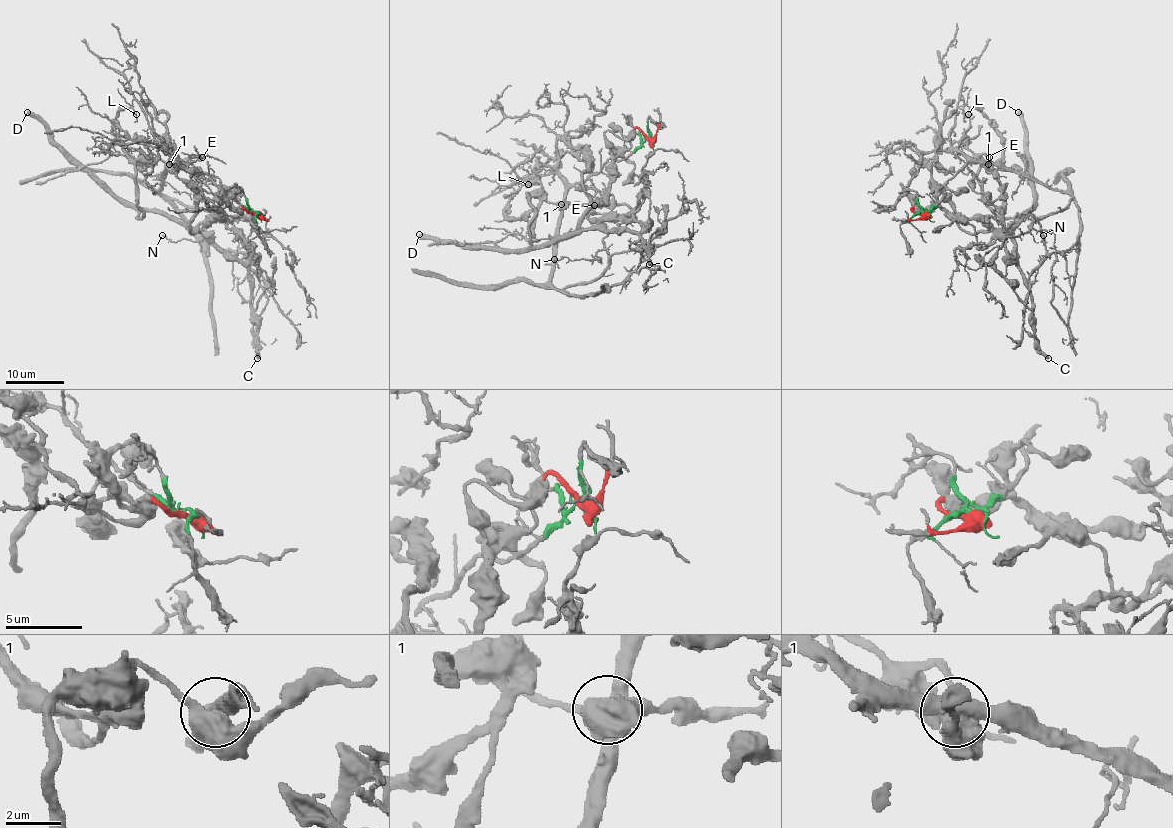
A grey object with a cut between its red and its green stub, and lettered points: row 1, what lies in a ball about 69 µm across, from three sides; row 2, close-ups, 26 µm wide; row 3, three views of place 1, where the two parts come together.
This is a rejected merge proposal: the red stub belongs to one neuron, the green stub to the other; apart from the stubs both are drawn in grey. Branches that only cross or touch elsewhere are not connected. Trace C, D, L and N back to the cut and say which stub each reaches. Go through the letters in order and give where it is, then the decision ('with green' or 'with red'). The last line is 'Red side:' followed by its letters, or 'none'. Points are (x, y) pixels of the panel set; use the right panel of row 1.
C: at (1048, 358); with red
D: at (1018, 112); with red
L: at (968, 114); with green
N: at (1043, 235); with green
Red side: C, D

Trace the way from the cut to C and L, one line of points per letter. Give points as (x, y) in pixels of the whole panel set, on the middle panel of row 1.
C: (650, 143), (634, 130), (612, 167), (608, 191), (582, 218), (580, 228), (632, 230), (643, 240), (648, 265)
L: (650, 143), (609, 159), (582, 182), (567, 183), (544, 166), (526, 176), (522, 185), (528, 185)

